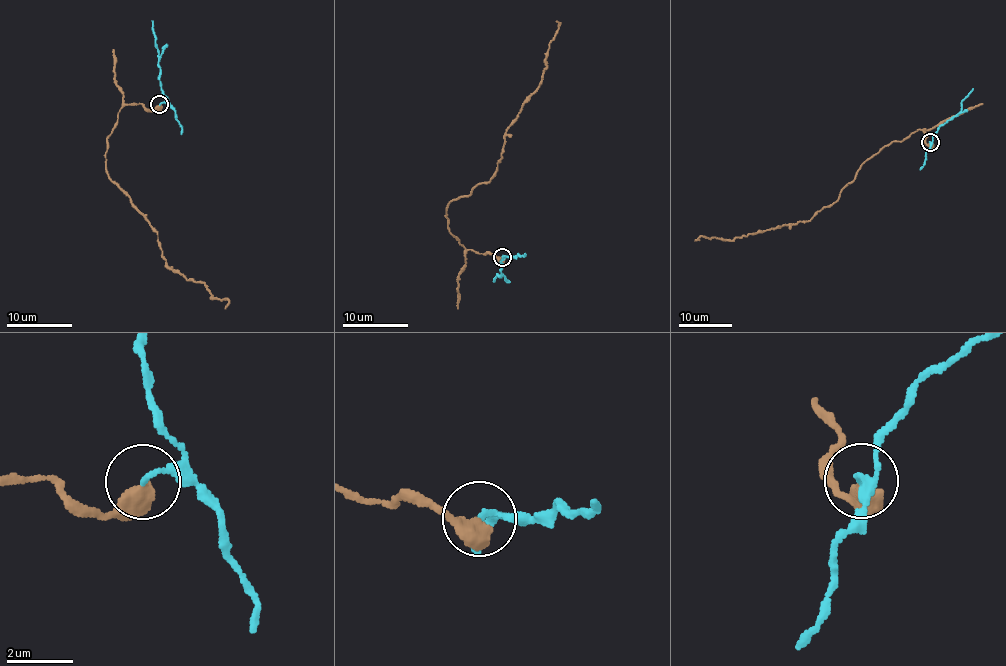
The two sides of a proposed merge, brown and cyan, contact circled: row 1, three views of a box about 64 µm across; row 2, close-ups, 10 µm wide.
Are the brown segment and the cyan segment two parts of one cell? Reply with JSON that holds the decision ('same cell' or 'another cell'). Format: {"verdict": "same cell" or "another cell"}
{"verdict": "another cell"}

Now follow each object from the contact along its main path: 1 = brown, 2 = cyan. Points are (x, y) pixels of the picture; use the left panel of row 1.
1: (160, 105), (123, 106), (107, 175), (158, 235), (167, 268), (226, 297), (225, 309)
2: (160, 104), (166, 95), (159, 80), (152, 20)

